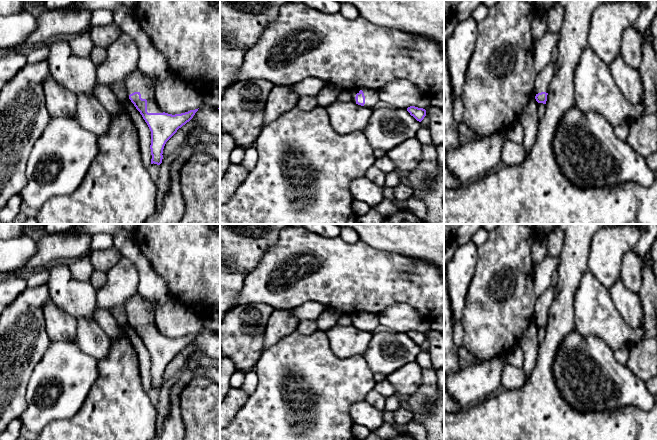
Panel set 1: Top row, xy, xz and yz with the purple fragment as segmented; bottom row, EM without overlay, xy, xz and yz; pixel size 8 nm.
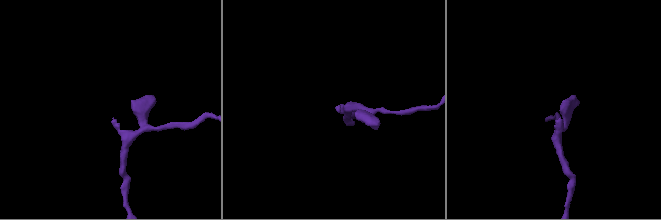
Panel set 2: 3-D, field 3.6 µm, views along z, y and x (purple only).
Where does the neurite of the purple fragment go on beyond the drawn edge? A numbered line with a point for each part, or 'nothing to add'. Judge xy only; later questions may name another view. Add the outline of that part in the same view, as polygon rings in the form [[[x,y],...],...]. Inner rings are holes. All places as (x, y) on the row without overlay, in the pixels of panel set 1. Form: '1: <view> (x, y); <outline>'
1: xy (136, 305); [[[139,293],[130,297],[124,305],[128,319],[139,316],[147,324],[148,337],[163,337],[156,325],[156,313],[152,304]]]

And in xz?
1: xz (372, 320); [[[366,312],[365,314],[362,314],[362,315],[365,320],[364,331],[373,333],[374,330],[377,328],[377,326],[380,324],[379,314],[372,313],[372,312]]]

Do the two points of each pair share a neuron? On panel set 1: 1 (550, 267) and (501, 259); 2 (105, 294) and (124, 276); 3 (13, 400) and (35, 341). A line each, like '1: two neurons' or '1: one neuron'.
1: two neurons
2: one neuron
3: one neuron

